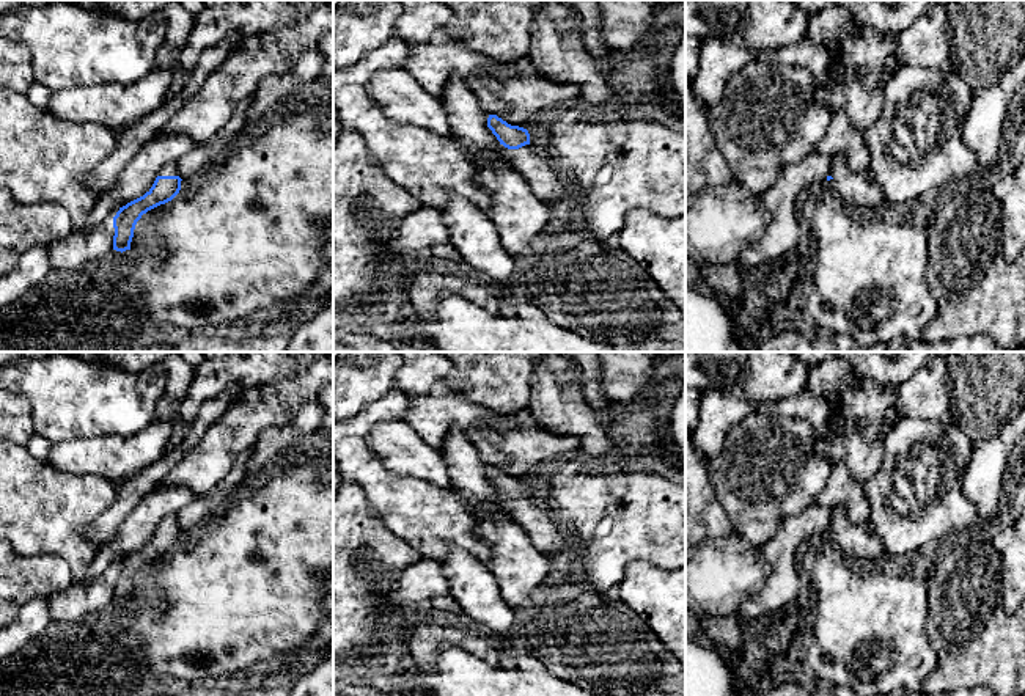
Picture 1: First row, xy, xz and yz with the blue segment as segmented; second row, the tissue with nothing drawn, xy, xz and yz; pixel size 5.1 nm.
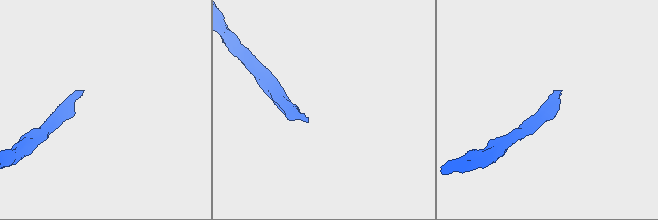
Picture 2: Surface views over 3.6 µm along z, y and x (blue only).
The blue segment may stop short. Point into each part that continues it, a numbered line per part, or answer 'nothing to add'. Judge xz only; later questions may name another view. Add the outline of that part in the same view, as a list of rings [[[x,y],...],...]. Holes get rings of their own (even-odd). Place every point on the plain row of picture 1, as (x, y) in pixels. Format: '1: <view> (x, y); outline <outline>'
1: xz (544, 534); outline [[[531,496],[511,501],[511,518],[524,529],[539,551],[547,556],[571,555],[561,531]]]

